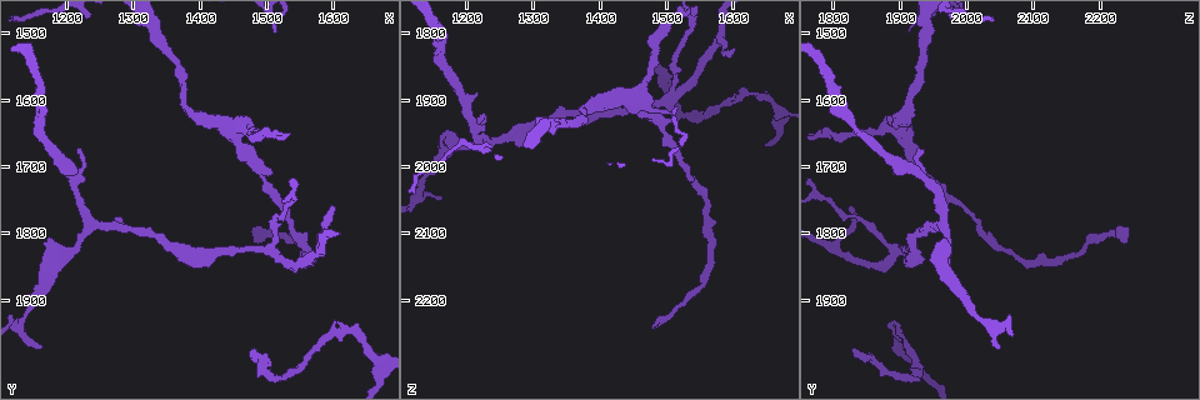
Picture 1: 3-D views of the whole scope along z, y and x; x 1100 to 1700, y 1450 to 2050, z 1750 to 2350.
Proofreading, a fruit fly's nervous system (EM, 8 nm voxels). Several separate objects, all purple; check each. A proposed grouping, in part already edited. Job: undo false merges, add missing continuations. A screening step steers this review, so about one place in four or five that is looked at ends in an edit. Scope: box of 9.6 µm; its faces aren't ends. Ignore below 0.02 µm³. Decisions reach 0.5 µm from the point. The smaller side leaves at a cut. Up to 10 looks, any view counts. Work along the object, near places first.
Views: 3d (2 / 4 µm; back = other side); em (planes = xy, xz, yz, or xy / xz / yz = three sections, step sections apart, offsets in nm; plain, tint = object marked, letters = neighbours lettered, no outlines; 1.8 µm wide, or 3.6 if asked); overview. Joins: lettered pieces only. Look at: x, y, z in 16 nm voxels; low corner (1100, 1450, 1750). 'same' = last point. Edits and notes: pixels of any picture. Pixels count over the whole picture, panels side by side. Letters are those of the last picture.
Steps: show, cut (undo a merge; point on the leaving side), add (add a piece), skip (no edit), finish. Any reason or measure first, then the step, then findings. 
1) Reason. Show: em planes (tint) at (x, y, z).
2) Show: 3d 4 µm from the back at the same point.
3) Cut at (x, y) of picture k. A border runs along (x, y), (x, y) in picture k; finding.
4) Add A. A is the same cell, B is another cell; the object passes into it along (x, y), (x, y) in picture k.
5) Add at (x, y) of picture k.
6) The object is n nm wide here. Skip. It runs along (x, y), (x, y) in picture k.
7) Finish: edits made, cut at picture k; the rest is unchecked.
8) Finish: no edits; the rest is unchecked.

Free end. Show: 3d 2 µm at (1165, 1975, 2050).

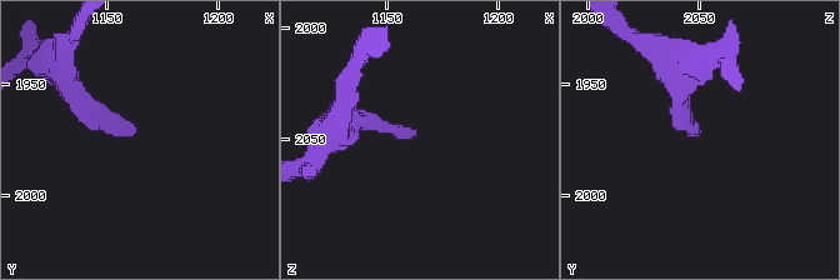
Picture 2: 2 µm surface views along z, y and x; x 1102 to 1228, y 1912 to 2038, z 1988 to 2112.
Show: em planes (plain) at (1161, 1974, 2049).

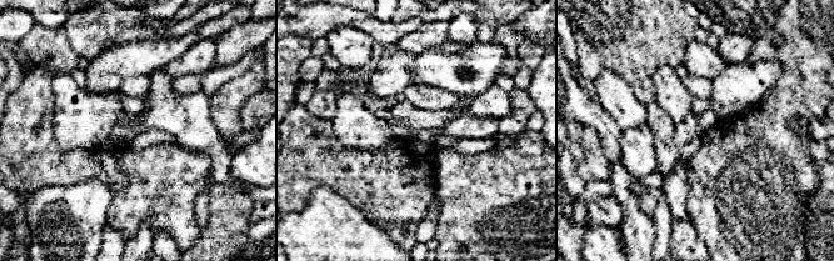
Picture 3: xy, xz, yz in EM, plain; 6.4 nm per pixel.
Show: em planes (letters) at the same point.

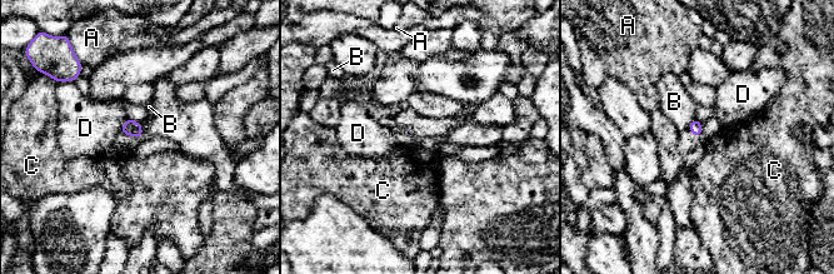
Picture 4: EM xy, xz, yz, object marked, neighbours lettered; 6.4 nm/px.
The longest contact is with D, 110 nm. Skip. A, B, C and D are other cells; a border runs along (128, 118), (120, 131) in picture 4; none of them fits.

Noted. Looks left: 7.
Thin end. Show: em planes (letters) at (1480, 1975, 1830).

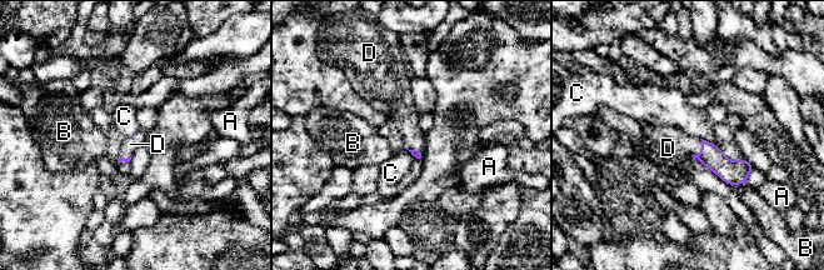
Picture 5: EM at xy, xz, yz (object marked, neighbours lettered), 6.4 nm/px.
Add D. D is the same cell, A, B and C are other cells; the object passes into it along (733, 173), (702, 151), (668, 148) in picture 5; the neuron continues.

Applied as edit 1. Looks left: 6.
See it whole again. Show: overview.

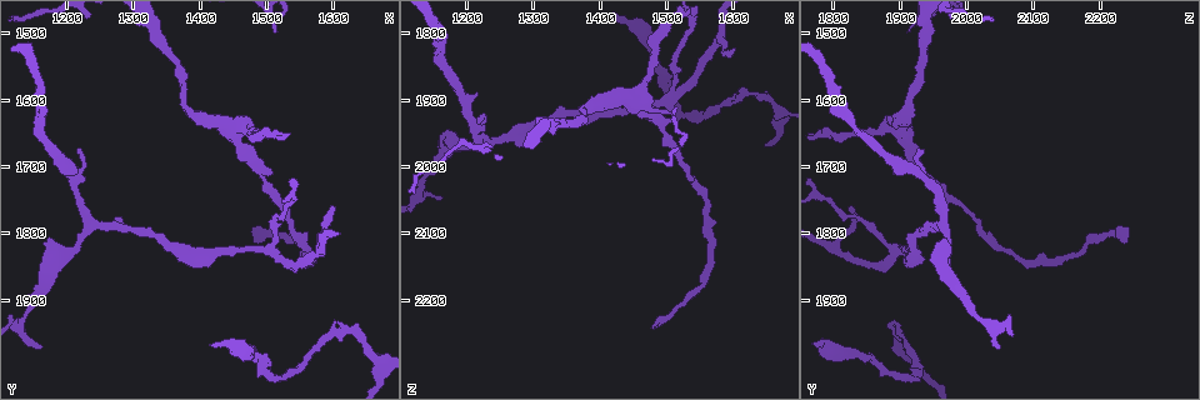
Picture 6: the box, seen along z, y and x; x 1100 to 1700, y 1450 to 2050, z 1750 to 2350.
Three-way junction. Show: em planes (letters) at (1245, 1790, 1960).

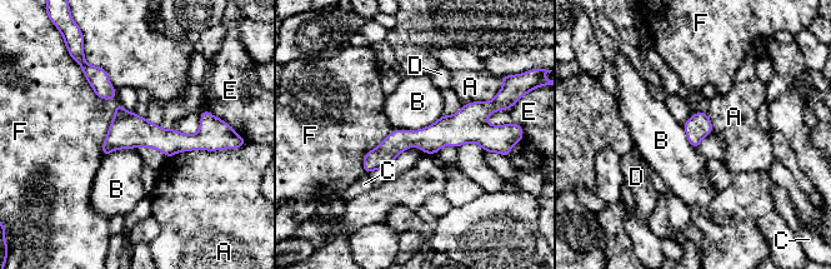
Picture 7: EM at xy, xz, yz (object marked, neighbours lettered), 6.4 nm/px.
The object is 160 nm wide here. Skip. A, B, C, D, E and F are other cells; continuous, no second neuron.

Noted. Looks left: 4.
Finish: edits made, add at picture 5; the rest is unchecked.

